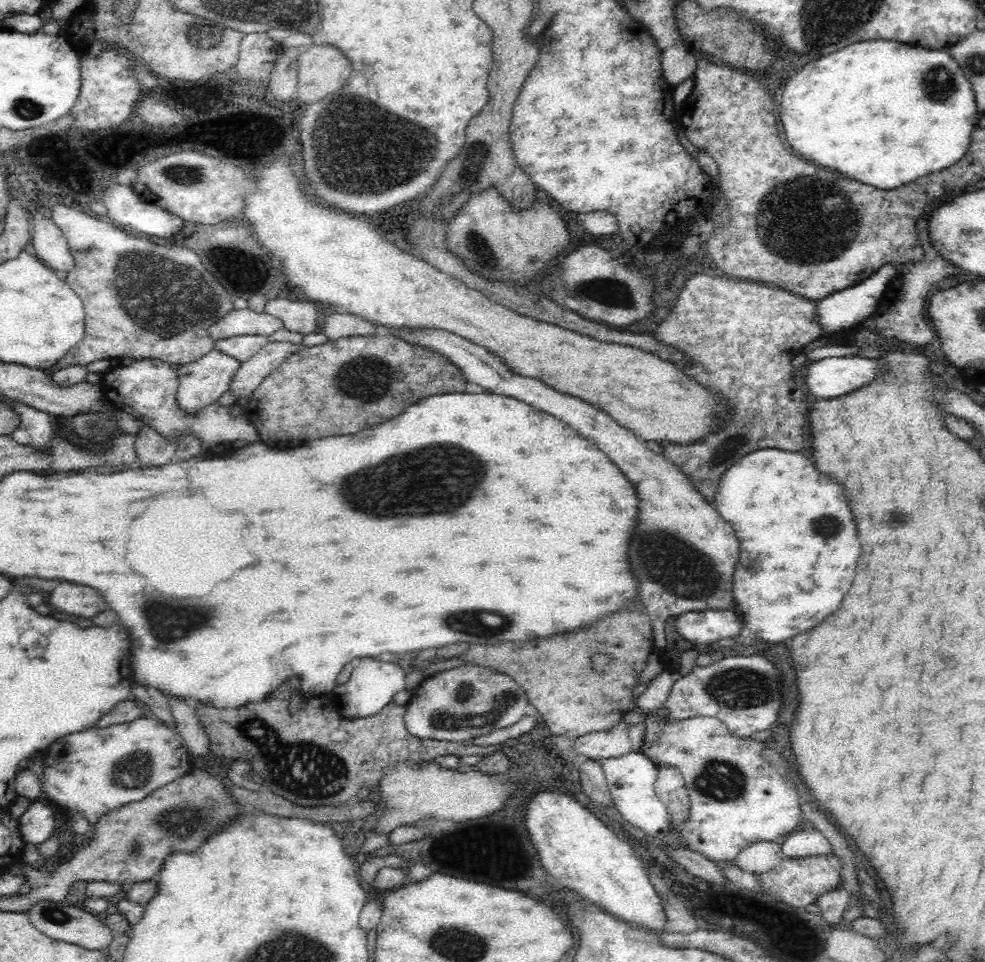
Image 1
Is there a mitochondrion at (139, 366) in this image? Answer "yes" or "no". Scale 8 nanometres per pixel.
no

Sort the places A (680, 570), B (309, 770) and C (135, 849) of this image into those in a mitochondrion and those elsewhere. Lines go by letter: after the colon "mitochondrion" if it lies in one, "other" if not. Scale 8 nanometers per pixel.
A: mitochondrion
B: mitochondrion
C: mitochondrion

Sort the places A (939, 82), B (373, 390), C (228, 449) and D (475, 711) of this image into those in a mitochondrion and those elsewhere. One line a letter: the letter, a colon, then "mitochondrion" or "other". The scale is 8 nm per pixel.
A: mitochondrion
B: mitochondrion
C: other
D: mitochondrion

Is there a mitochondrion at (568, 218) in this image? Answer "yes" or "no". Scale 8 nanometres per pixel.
no

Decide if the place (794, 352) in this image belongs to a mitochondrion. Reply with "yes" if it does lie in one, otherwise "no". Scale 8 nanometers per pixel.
no

